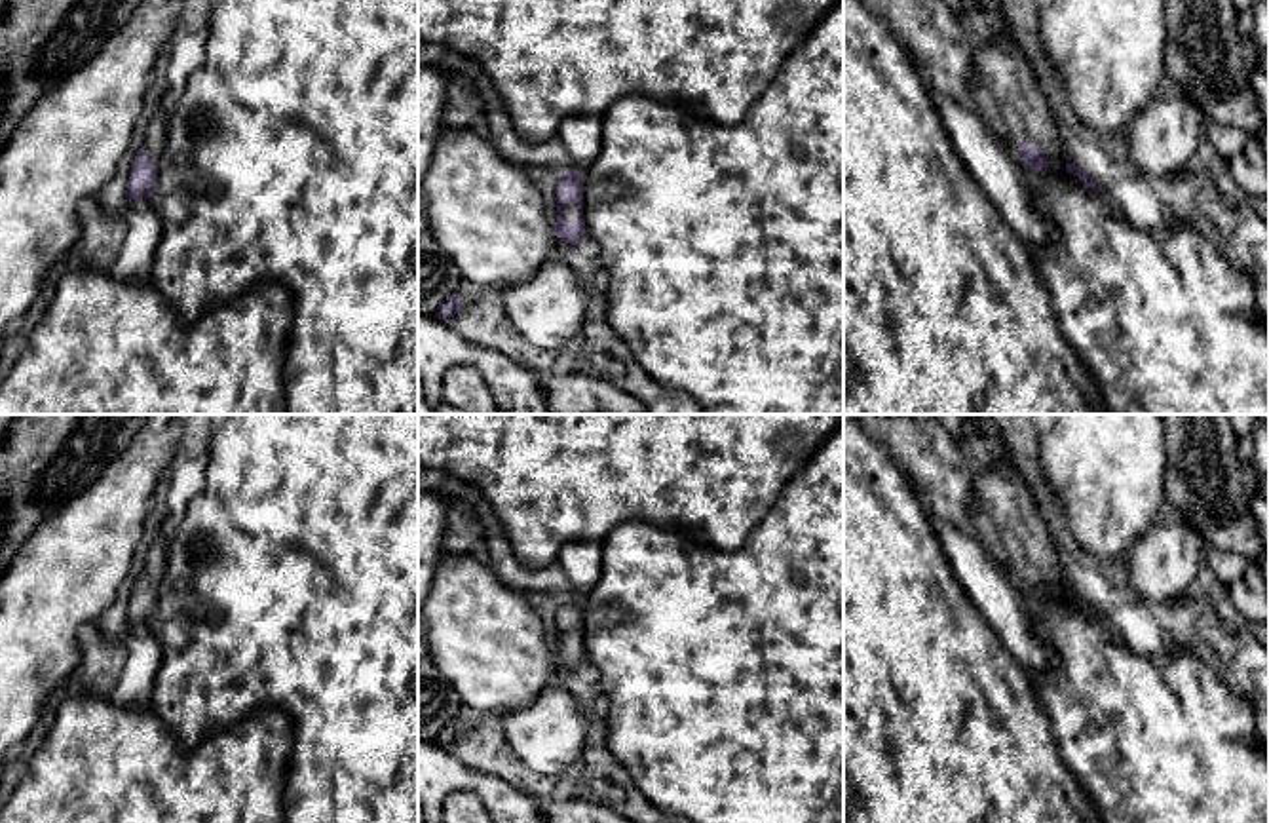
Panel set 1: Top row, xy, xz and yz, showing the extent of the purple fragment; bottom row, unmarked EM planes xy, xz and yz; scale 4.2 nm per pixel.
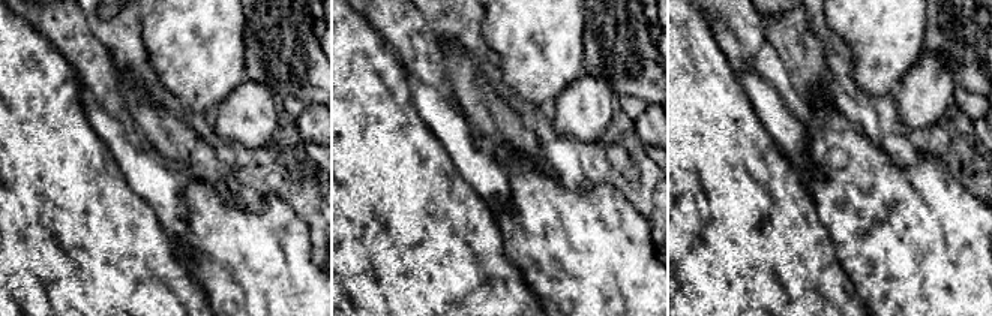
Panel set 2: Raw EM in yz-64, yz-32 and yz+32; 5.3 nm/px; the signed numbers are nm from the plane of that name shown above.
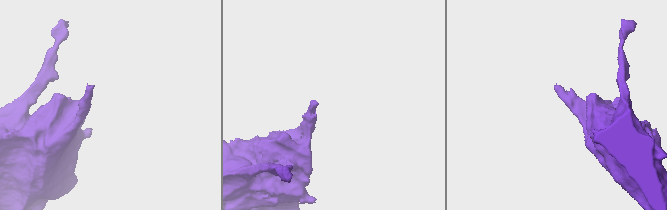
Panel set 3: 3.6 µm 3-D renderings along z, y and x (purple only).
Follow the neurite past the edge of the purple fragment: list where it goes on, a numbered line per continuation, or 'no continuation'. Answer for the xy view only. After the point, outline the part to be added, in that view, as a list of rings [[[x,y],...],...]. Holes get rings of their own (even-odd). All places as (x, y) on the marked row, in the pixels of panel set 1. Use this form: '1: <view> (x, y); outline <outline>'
1: xy (156, 133); outline [[[161,103],[150,118],[142,148],[146,150],[150,158],[160,160],[165,148],[165,143],[167,143],[167,118],[165,118],[163,103]]]

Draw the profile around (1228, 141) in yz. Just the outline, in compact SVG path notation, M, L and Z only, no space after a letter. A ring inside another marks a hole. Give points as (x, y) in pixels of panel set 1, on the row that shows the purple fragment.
M1206 122L1204 133L1210 139L1218 156L1222 156L1223 160L1229 160L1231 156L1239 154L1250 139L1250 135L1242 129L1218 122Z

